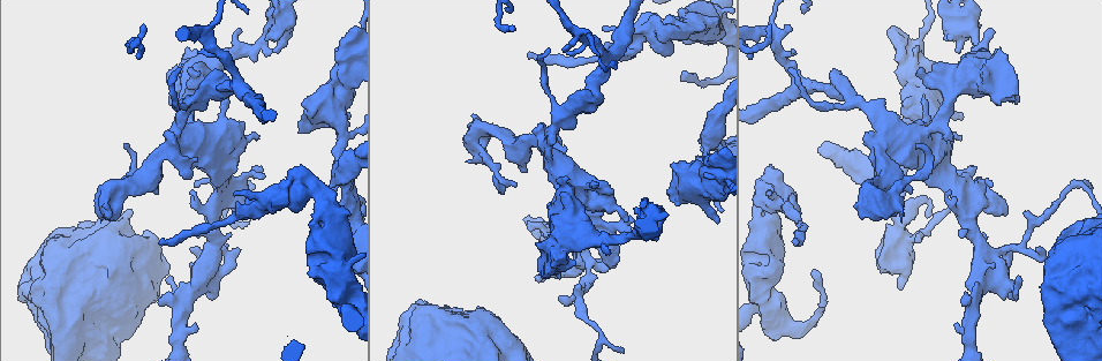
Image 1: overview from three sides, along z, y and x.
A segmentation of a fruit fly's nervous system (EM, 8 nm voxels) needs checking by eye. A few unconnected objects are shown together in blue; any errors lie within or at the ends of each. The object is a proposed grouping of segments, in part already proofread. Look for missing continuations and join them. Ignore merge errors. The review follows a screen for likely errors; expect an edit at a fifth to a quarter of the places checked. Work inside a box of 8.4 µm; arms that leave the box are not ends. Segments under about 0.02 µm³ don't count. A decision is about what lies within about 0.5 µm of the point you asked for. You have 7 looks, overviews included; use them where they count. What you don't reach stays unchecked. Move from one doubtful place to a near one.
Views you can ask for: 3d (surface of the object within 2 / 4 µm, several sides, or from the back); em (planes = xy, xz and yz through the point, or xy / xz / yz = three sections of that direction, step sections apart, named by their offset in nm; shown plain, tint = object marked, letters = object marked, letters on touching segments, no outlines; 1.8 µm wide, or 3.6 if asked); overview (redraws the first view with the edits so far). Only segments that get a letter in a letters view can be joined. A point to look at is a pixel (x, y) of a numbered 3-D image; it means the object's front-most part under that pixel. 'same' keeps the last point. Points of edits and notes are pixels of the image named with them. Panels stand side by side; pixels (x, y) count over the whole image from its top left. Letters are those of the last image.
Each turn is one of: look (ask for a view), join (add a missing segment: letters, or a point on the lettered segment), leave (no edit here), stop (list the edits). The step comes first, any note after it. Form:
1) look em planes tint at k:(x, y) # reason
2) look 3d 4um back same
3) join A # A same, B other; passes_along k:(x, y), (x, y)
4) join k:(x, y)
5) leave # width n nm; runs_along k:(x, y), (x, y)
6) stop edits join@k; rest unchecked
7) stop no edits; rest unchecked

look em planes letters at 1:(160, 304) # branch stops here

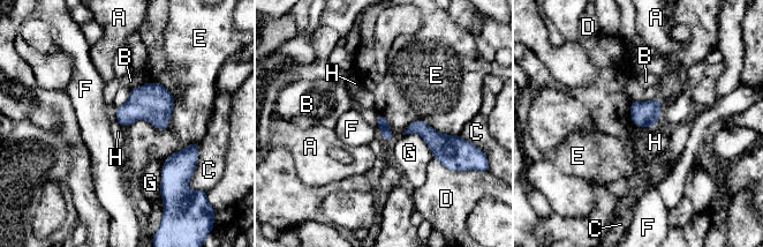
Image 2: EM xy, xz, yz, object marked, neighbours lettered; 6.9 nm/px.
leave # A other, B other, C other, D other, E other, F other, G other, H other; border 2:(173, 97), (165, 128), (125, 127); no lettered segment goes on from it

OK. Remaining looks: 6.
look 3d 2um at 1:(530, 58) # an open end

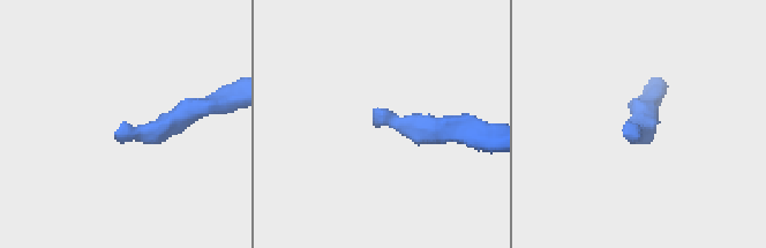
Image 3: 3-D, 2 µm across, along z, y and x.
look em yz step 4 tint at 3:(116, 138) # now the EM

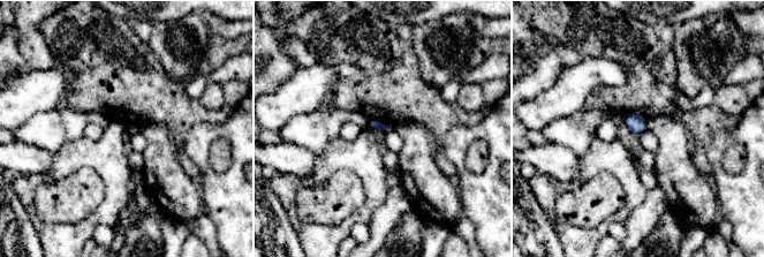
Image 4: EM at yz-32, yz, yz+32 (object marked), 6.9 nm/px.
look em planes letters same

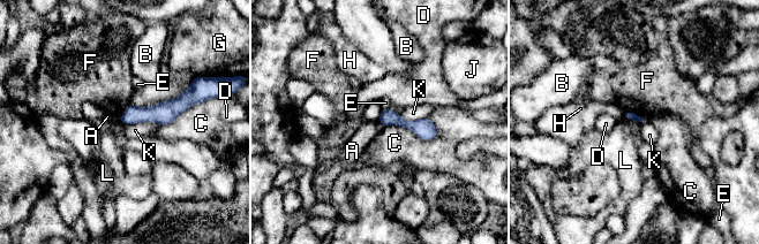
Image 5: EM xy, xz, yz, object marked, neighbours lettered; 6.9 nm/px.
leave # A other, B other, C other, D other, E other, F other, G other, H other, J other, K other, L other; border 5:(623, 115), (634, 121); no lettered segment goes on from it

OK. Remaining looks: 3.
look 3d 2um at 1:(320, 204) # abrupt turn

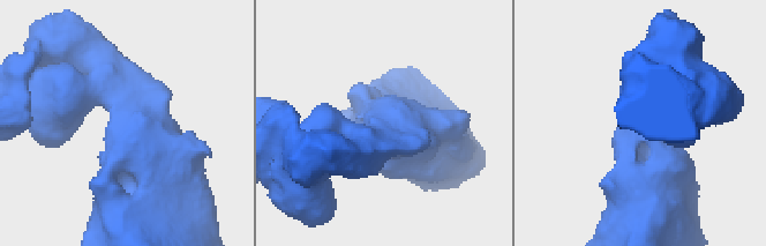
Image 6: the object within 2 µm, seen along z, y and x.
look em planes tint at 6:(385, 128)

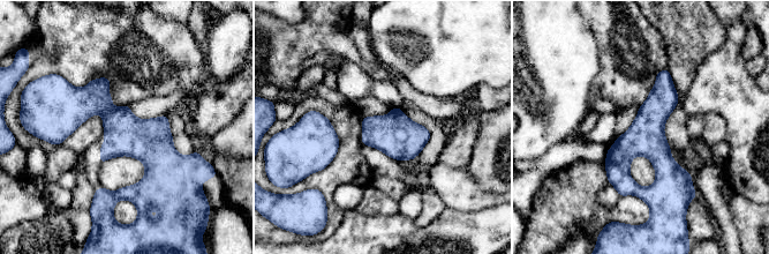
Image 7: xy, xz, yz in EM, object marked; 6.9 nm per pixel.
look em planes letters same

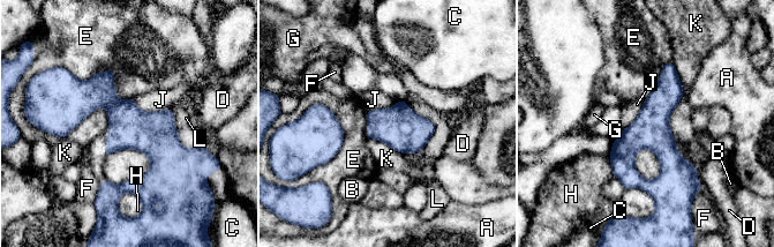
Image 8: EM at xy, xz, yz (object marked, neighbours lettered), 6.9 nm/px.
leave # longest_contact K 600 nm; A other, B other, C other, D other, E other, F other, G other, H other, J other, K other, L other; border 8:(644, 100), (638, 115), (613, 143); none of them fits

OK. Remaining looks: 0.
stop no edits; rest unchecked

